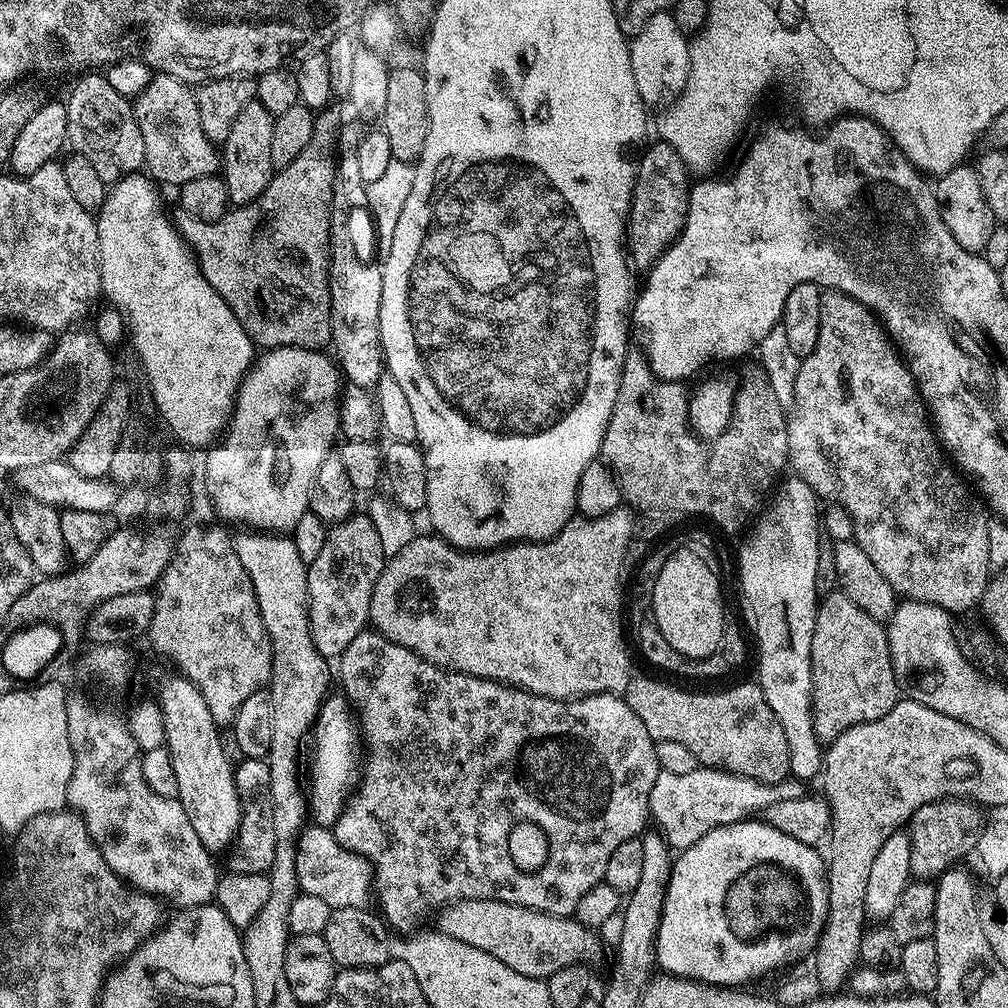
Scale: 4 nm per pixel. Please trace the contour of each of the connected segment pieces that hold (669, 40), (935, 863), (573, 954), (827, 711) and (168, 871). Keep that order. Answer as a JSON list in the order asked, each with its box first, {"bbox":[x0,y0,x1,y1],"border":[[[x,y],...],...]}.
[{"bbox":[628,11,692,105],"border":[[[671,11],[651,16],[642,30],[631,37],[628,53],[630,66],[634,70],[634,82],[638,82],[638,94],[645,105],[663,105],[679,96],[686,86],[692,69],[692,50],[689,37],[680,29],[678,22],[674,22]]]},{"bbox":[906,800,982,877],"border":[[[935,800],[933,804],[922,806],[912,816],[906,825],[906,833],[910,846],[910,870],[913,874],[928,874],[933,872],[933,877],[940,877],[949,868],[959,865],[960,859],[969,851],[975,849],[980,840],[980,830],[982,827],[982,812],[977,805],[966,800]]]},{"bbox":[435,900,606,981],"border":[[[454,900],[439,909],[435,927],[466,946],[478,946],[486,954],[494,954],[510,970],[526,974],[526,978],[547,981],[562,966],[583,964],[593,966],[606,950],[601,937],[593,929],[580,924],[572,916],[555,916],[526,906],[501,900]]]},{"bbox":[810,590,898,741],"border":[[[835,590],[819,601],[816,620],[812,622],[810,662],[812,663],[812,726],[816,731],[817,741],[837,740],[842,733],[854,726],[882,718],[882,714],[886,714],[896,705],[898,685],[890,658],[885,625],[879,620],[870,618],[870,614],[862,610],[862,606],[850,602],[845,592]]]},{"bbox":[66,695,218,909],"border":[[[69,695],[66,706],[66,726],[72,751],[72,767],[66,776],[66,804],[73,812],[79,812],[90,838],[102,854],[106,866],[124,881],[129,888],[155,896],[161,901],[177,904],[177,909],[210,904],[216,899],[218,871],[213,853],[202,846],[202,838],[194,834],[186,810],[174,796],[156,794],[142,776],[142,755],[131,727],[116,712],[99,708],[88,696]]]}]

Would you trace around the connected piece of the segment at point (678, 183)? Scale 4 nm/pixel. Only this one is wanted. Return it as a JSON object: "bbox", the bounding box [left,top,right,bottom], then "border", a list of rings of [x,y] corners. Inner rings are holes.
{"bbox":[626,142,690,270],"border":[[[663,142],[649,143],[645,147],[636,171],[636,186],[632,195],[632,213],[626,233],[630,247],[630,260],[637,269],[650,270],[680,237],[688,217],[690,202],[690,169],[674,146]]]}

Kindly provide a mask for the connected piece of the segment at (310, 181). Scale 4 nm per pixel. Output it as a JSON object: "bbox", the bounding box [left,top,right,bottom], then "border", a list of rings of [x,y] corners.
{"bbox":[178,108,342,350],"border":[[[327,108],[320,110],[325,110],[325,112],[317,111],[315,113],[314,135],[310,138],[310,146],[306,146],[306,150],[302,150],[302,154],[298,154],[298,158],[294,158],[294,162],[290,162],[290,166],[279,169],[266,186],[266,190],[262,190],[262,194],[258,198],[254,198],[249,204],[233,207],[225,212],[222,218],[217,220],[195,220],[193,216],[185,215],[181,215],[180,220],[178,220],[181,235],[188,241],[192,251],[195,252],[196,260],[200,263],[200,269],[206,278],[206,282],[210,286],[214,286],[214,290],[218,290],[218,294],[230,306],[230,310],[234,310],[238,322],[248,331],[248,336],[252,339],[253,345],[264,350],[270,348],[314,348],[324,350],[332,342],[332,323],[330,322],[332,295],[328,285],[328,265],[331,258],[332,195],[334,194],[337,161],[334,157],[332,158],[331,144],[335,145],[337,143],[342,117],[334,109]]]}

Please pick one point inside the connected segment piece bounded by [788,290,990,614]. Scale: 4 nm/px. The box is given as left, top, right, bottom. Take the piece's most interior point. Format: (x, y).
(858, 433)

